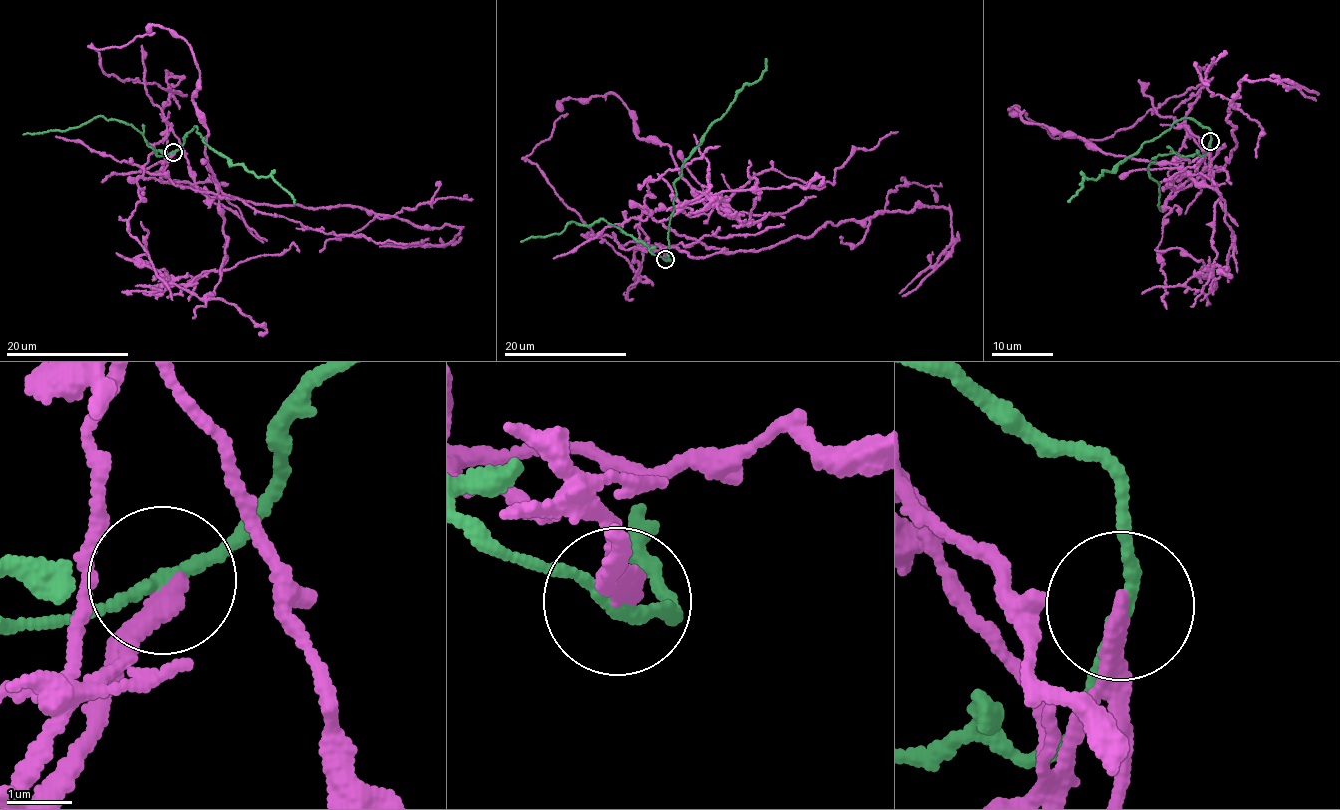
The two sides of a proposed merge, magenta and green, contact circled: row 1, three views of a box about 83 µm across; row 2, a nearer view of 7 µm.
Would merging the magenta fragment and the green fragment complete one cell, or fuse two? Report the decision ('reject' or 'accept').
reject

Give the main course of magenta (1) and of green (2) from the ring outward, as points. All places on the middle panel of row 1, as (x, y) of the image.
1: (664, 259), (639, 216), (715, 203), (743, 225), (760, 198), (722, 190), (716, 207), (752, 223), (816, 197)
2: (664, 259), (669, 258), (673, 184), (683, 160), (740, 89), (762, 76), (766, 58)

